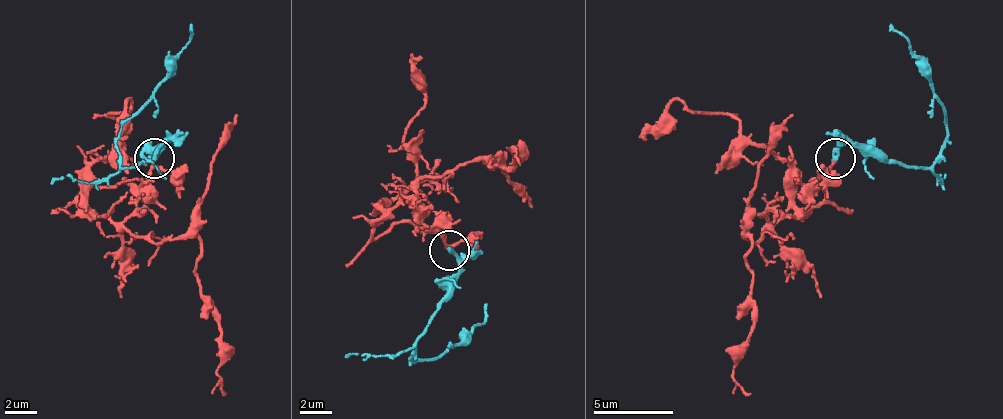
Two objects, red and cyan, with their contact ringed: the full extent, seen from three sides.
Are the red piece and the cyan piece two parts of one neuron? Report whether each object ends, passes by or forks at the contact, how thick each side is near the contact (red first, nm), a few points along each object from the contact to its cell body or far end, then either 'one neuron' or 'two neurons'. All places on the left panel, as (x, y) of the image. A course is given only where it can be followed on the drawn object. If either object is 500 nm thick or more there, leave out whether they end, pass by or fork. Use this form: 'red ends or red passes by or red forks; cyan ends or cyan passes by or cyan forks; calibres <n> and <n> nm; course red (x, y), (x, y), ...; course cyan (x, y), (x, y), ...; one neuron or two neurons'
red passes by; cyan ends; calibres 150 and 240 nm; course red (153, 159), (141, 187), (97, 187), (77, 203), (153, 243), (201, 243), (197, 287), (225, 395); course cyan (153, 159), (161, 147), (165, 147), (137, 167), (121, 167), (121, 135), (193, 27); one neuron

